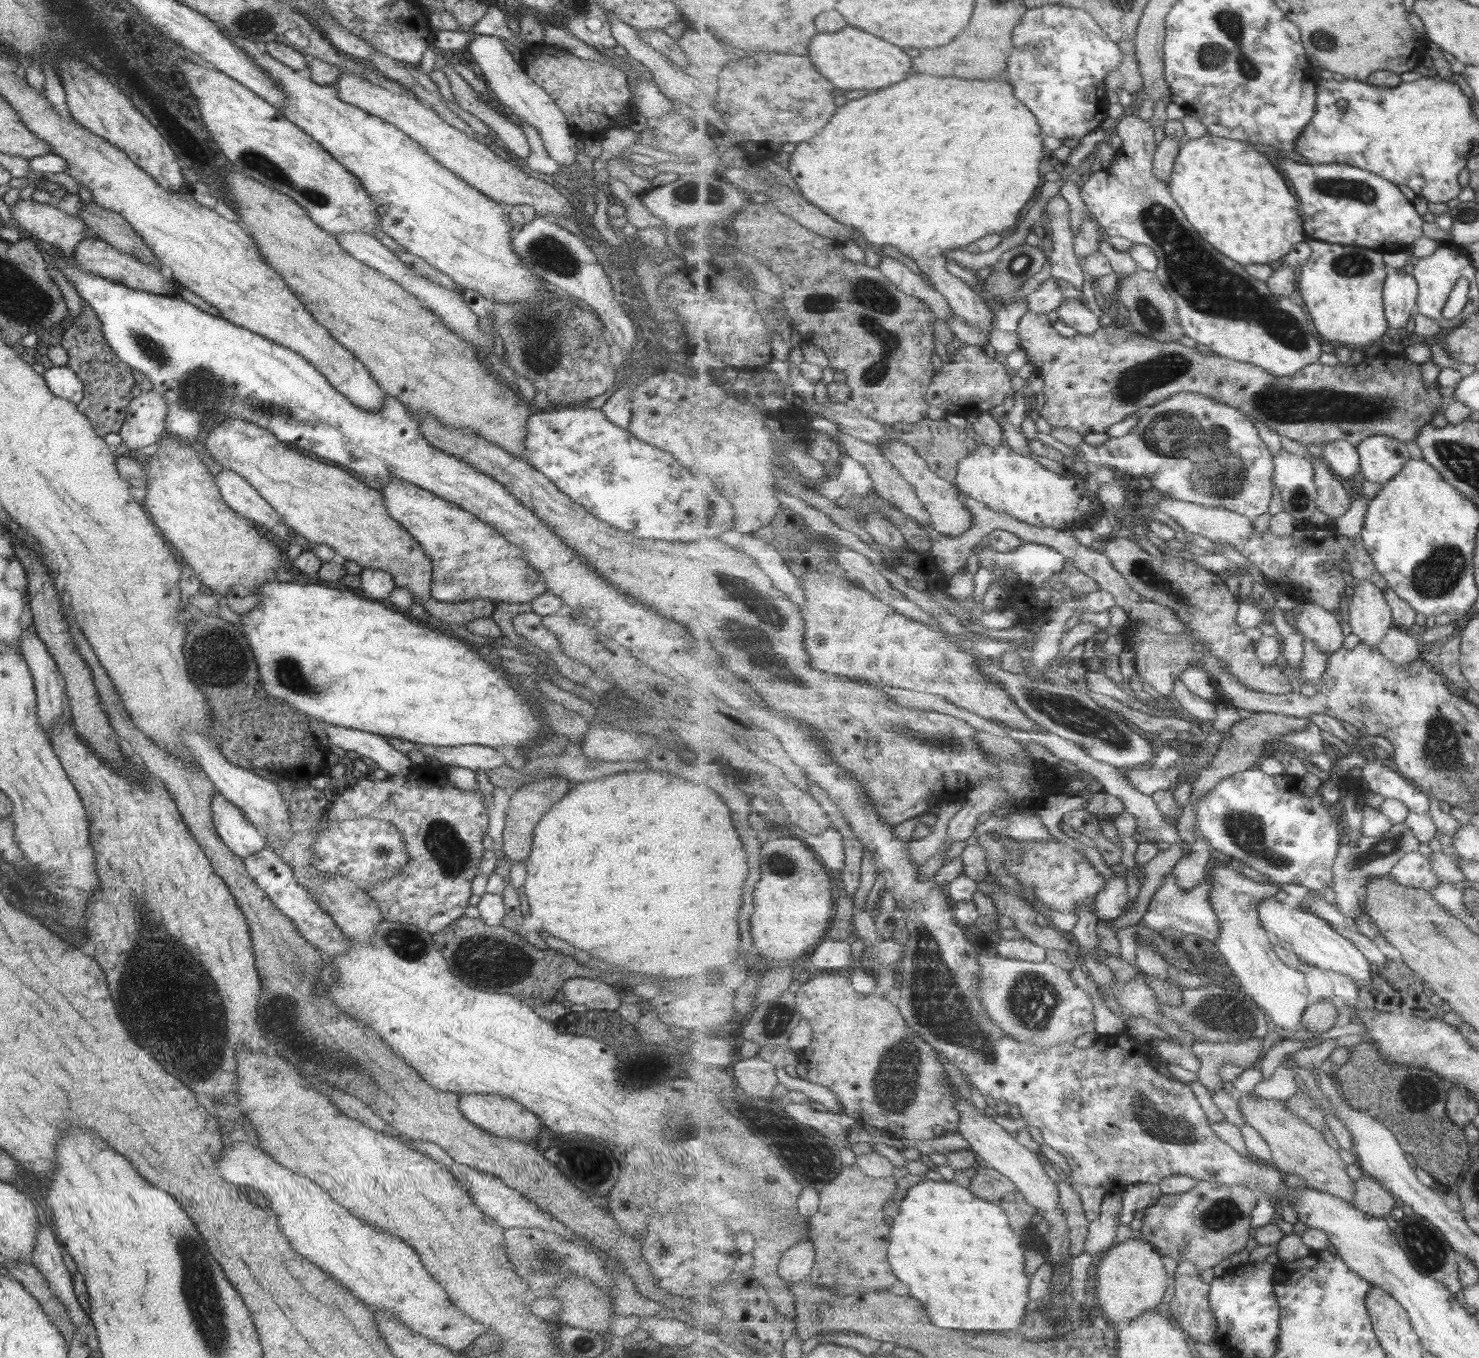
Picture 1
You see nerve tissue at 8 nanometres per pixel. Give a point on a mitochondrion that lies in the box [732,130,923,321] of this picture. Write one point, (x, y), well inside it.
(818, 304)

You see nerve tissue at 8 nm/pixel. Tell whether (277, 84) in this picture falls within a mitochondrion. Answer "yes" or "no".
no

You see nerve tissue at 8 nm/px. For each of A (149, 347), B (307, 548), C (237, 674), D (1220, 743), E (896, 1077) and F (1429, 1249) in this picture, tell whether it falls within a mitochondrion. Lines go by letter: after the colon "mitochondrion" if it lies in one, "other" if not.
A: mitochondrion
B: other
C: mitochondrion
D: other
E: mitochondrion
F: mitochondrion

